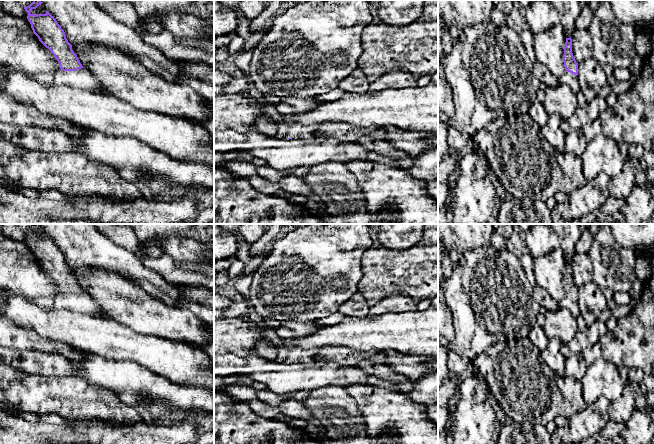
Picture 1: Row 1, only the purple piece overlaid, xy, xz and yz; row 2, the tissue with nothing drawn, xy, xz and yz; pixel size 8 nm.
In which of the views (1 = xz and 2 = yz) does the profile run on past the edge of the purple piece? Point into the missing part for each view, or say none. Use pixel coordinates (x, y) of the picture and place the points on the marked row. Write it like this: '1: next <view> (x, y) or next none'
1: next xz (284, 130)
2: next yz (567, 78)

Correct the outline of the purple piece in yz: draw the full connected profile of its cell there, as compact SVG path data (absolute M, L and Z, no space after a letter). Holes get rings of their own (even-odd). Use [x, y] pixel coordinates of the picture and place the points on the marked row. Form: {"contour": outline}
{"contour": "M566 38L563 62L565 71L558 78L560 84L568 85L573 92L580 91L578 82L578 63L576 62L572 53L572 39Z"}

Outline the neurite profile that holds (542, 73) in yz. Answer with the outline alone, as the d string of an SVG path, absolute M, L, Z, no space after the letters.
M537 60L533 62L533 73L546 86L556 87L560 84L558 78L552 75L548 68Z

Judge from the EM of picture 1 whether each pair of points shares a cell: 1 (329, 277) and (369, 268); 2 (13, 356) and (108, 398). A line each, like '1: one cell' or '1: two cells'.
1: two cells
2: two cells

